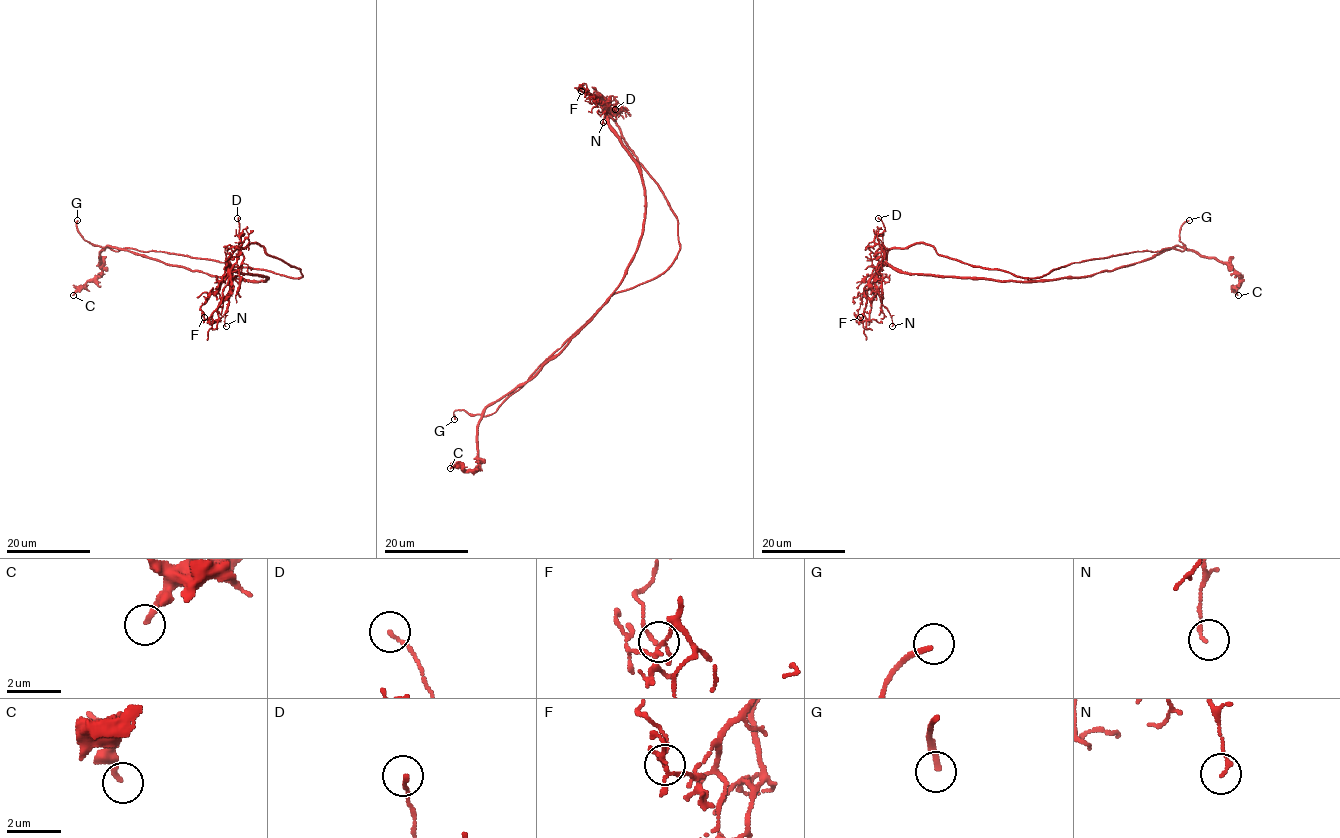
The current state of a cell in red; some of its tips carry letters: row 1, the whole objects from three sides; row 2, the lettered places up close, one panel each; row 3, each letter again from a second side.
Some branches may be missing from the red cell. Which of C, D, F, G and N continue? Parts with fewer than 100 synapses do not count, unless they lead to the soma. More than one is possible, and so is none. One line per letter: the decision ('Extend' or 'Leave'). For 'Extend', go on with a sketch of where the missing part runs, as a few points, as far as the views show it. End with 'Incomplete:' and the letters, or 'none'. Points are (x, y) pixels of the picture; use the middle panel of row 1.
C: Leave
D: Leave
F: Leave
G: Extend. Course of what is missing: (454, 419), (465, 428), (466, 449), (460, 462), (457, 496), (442, 523), (449, 533), (462, 528), (461, 532)
N: Leave
Incomplete: G

